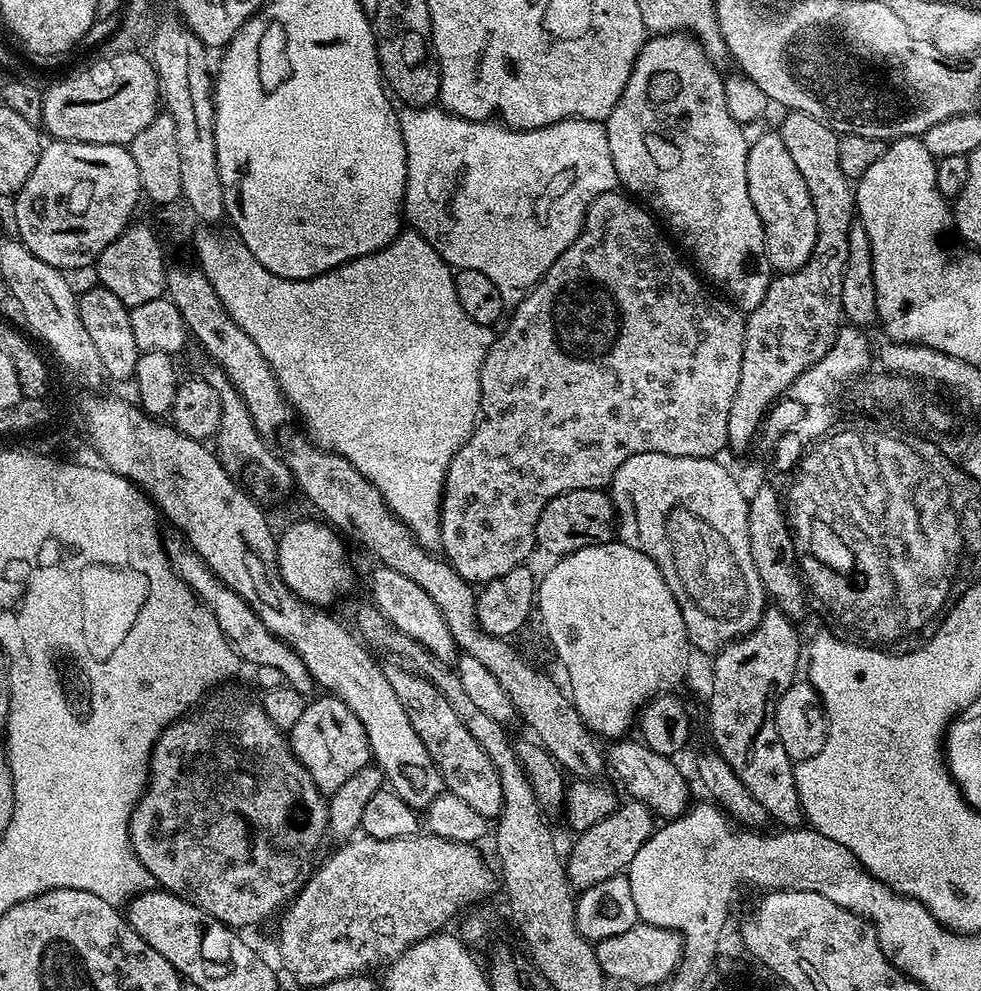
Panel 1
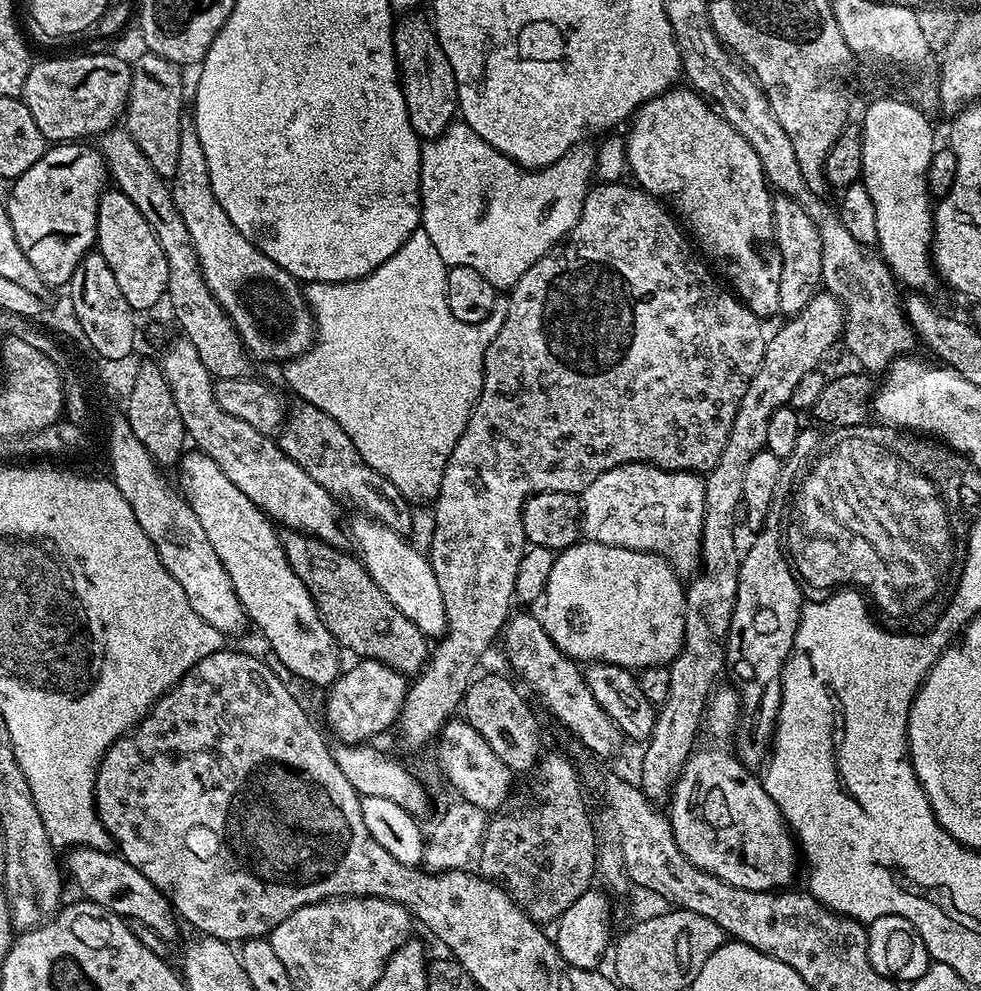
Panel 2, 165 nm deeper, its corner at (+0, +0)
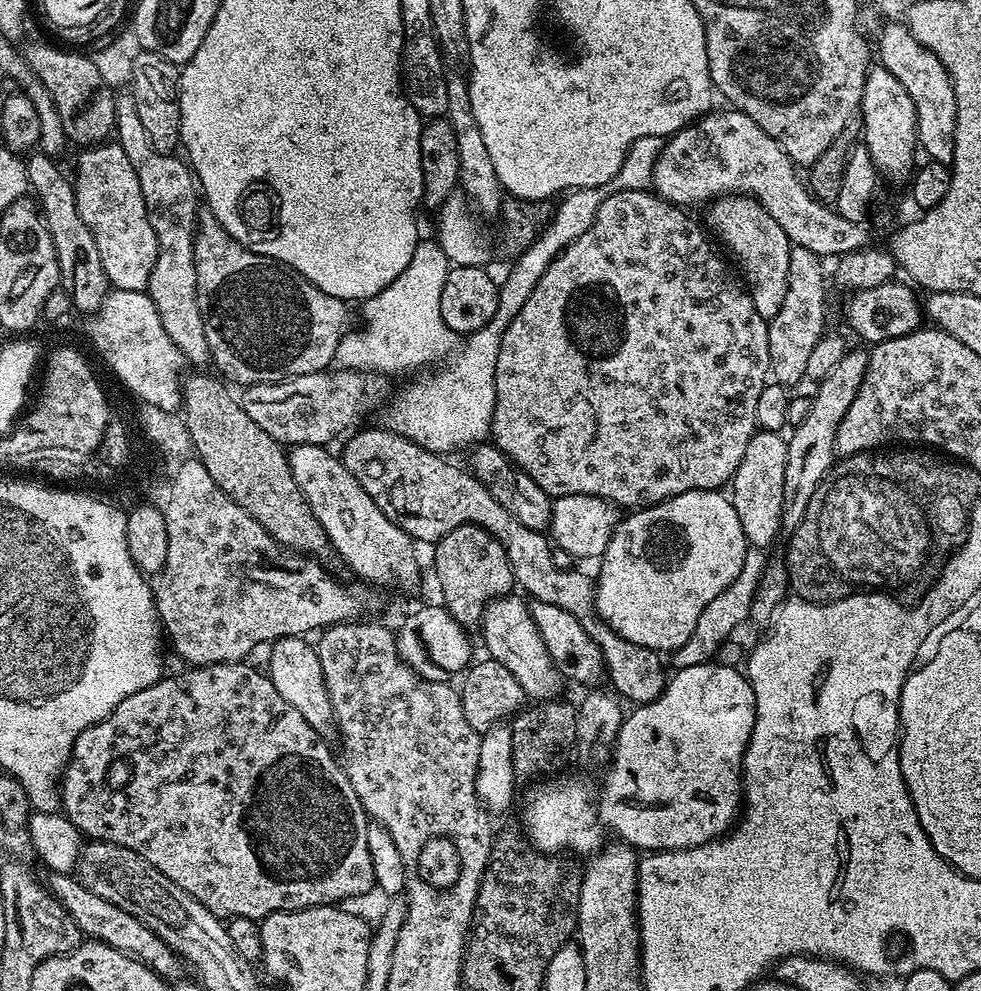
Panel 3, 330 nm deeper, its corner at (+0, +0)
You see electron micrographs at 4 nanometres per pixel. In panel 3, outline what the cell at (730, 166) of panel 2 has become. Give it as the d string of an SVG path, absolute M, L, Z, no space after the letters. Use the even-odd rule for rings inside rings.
M722 196L719 200L711 201L708 210L708 220L712 223L713 230L720 235L721 242L728 247L729 254L744 271L742 280L748 289L748 295L752 297L754 310L758 310L764 320L773 320L778 310L782 310L788 285L790 250L793 245L786 230L782 230L782 226L778 226L778 222L770 218L760 202L753 200L751 196Z

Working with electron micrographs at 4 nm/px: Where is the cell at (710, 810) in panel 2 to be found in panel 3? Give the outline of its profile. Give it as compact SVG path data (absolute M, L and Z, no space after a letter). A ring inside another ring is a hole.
M709 662L698 666L676 668L673 671L673 676L671 673L670 679L665 683L664 690L658 698L654 698L648 704L633 707L631 709L633 712L629 711L625 715L622 726L616 735L616 743L612 745L612 758L606 768L608 773L605 774L604 785L600 788L600 805L597 808L595 802L592 801L591 794L588 793L587 786L580 780L560 781L552 780L556 778L548 778L543 782L537 783L540 784L537 788L529 790L528 801L525 802L524 809L520 812L520 820L524 823L524 828L522 827L523 835L528 843L535 847L537 852L545 854L564 854L567 852L595 853L598 848L598 843L596 844L596 812L600 815L601 822L612 824L613 830L620 835L617 837L629 846L656 844L652 846L663 846L668 850L699 848L701 844L706 844L709 840L723 837L733 827L734 821L742 808L742 765L744 763L744 751L754 726L756 707L754 706L754 690L750 686L747 675L741 669L739 672L738 669L731 668L728 664L716 663Z

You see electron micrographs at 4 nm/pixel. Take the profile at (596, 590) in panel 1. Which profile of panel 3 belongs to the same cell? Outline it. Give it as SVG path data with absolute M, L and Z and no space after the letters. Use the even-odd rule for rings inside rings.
M690 490L686 494L671 496L661 504L627 514L629 516L625 515L613 530L598 564L596 613L608 623L610 630L626 638L626 642L671 654L690 638L690 634L694 634L702 610L722 594L726 585L738 578L738 570L742 570L742 562L746 562L750 545L746 534L742 534L742 522L738 522L731 499L720 490Z

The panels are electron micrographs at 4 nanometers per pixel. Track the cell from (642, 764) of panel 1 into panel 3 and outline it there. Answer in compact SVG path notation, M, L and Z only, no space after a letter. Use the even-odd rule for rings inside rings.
M516 595L497 596L484 607L484 619L478 628L484 631L484 648L488 651L485 653L506 666L514 678L518 678L518 686L522 686L529 701L555 700L563 693L560 691L566 687L566 681L554 666L546 650L546 642L542 642L542 634L538 634L538 626L534 626L534 618L528 613L525 597Z

